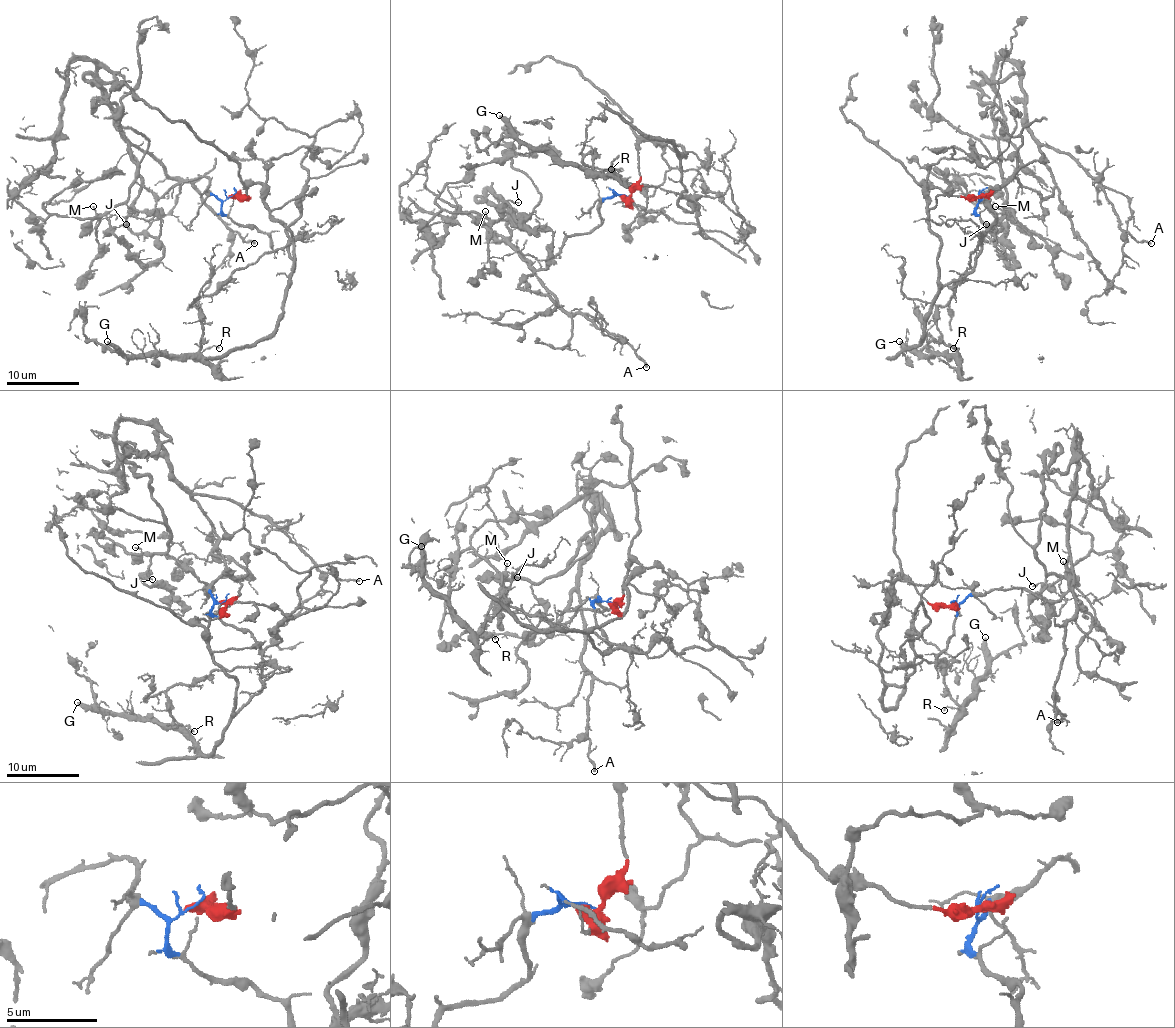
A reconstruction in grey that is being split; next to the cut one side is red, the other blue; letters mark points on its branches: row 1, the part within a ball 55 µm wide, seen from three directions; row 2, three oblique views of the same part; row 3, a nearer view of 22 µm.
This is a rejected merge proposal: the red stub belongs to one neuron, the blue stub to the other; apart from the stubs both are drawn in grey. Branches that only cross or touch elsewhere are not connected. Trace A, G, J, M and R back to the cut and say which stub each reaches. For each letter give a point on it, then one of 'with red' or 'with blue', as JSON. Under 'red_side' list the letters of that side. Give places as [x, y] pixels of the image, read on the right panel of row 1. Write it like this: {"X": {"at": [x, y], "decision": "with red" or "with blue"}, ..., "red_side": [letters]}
{"A": {"at": [1151, 243], "decision": "with blue"}, "G": {"at": [899, 341], "decision": "with red"}, "J": {"at": [986, 224], "decision": "with blue"}, "M": {"at": [995, 206], "decision": "with blue"}, "R": {"at": [953, 348], "decision": "with red"}, "red_side": ["G", "R"]}

